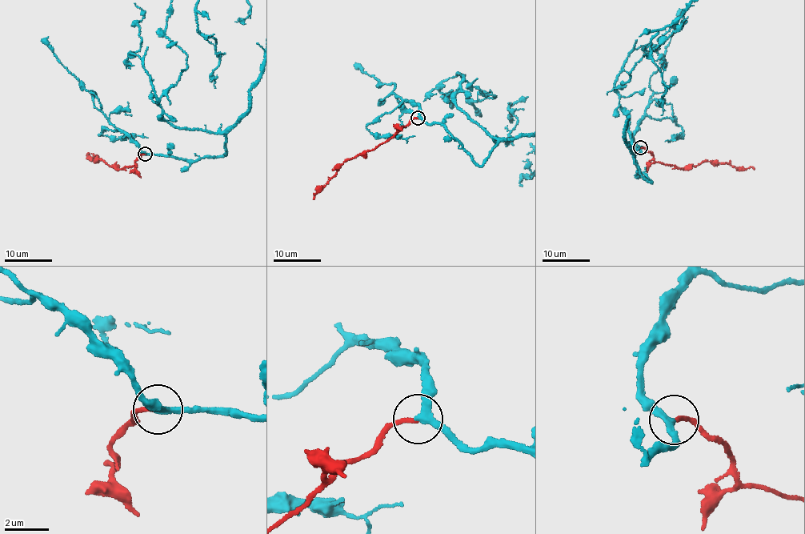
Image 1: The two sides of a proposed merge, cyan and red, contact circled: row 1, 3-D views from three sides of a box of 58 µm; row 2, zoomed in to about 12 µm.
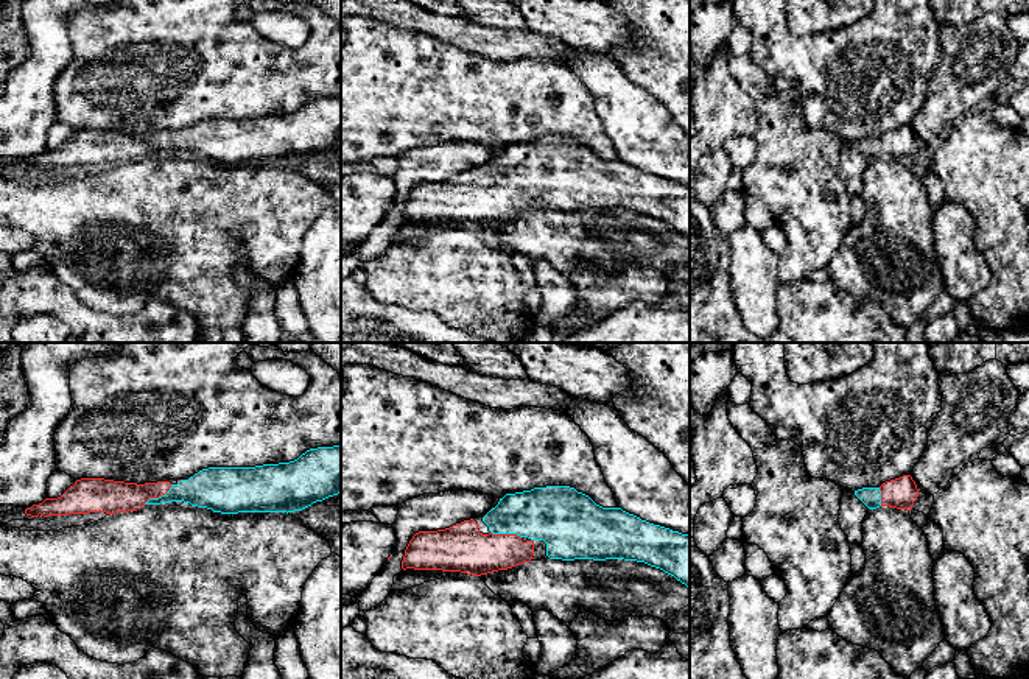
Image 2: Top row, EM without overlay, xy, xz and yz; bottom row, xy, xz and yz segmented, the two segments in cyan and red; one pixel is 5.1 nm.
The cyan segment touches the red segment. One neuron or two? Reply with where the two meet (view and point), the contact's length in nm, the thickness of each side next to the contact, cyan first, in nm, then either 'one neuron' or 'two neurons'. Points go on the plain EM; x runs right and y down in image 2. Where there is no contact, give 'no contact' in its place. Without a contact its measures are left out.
contact xy (159, 148); length 180 nm; calibres 190 and 170 nm; one neuron

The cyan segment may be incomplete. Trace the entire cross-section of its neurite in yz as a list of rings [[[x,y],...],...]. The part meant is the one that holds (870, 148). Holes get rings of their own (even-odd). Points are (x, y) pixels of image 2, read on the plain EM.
[[[911,126],[883,134],[880,139],[862,139],[855,146],[869,159],[889,157],[911,162],[918,148],[918,140]]]

